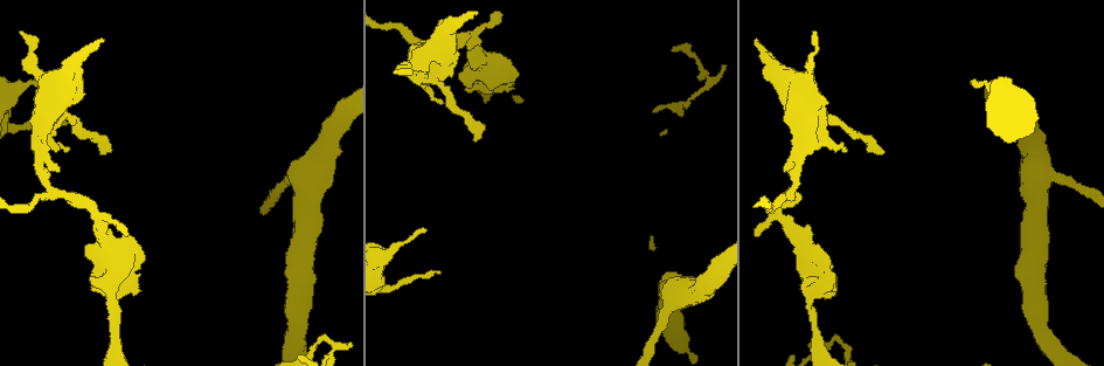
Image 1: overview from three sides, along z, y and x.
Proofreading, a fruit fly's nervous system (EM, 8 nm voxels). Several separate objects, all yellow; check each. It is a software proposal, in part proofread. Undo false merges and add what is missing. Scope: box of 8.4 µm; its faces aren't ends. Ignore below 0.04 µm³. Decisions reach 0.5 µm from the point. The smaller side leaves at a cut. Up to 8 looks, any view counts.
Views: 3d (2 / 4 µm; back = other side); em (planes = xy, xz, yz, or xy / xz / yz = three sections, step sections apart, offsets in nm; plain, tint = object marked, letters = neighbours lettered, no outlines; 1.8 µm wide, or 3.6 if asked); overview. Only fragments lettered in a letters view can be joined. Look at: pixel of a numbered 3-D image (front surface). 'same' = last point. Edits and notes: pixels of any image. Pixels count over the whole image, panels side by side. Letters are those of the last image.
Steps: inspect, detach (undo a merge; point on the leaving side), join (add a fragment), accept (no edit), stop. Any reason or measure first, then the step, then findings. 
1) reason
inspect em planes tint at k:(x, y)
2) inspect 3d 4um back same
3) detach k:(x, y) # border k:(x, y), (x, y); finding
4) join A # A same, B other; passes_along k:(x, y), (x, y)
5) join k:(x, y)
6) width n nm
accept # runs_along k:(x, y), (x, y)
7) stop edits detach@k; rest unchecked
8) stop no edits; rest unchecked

tapers out
inspect 3d 4um at 1:(971, 80)

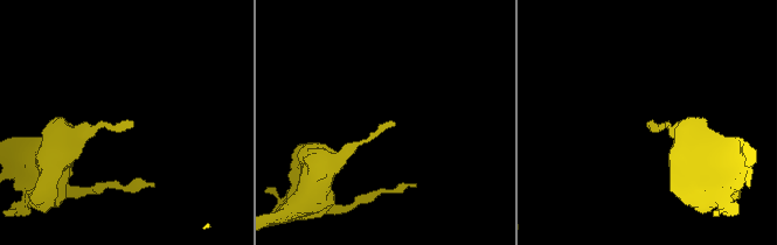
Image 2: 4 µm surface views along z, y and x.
need the tissue
inspect em planes letters at 2:(393, 124)

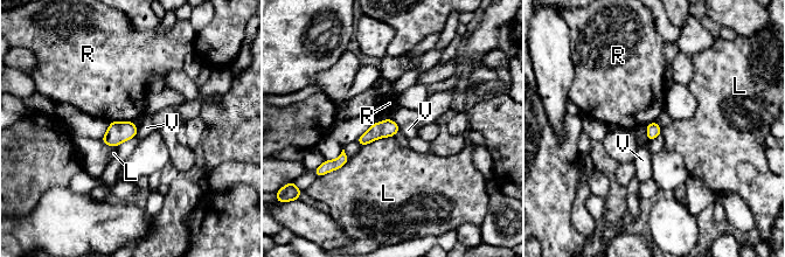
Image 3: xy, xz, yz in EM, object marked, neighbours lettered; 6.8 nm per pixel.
width 100 nm
accept # L other, R other, V other; border 3:(138, 129), (134, 136); none of them fits

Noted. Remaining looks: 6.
thin end
inspect em xy step 4 tint at 1:(101, 152)

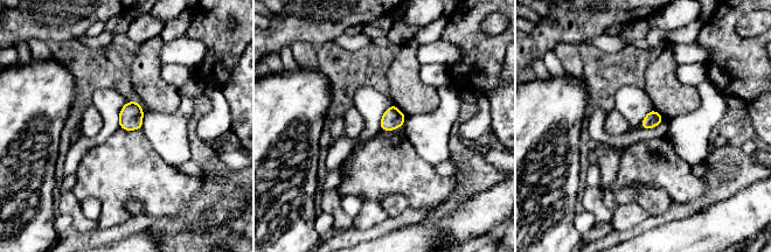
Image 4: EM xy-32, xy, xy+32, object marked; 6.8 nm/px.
another direction
inspect em planes letters same

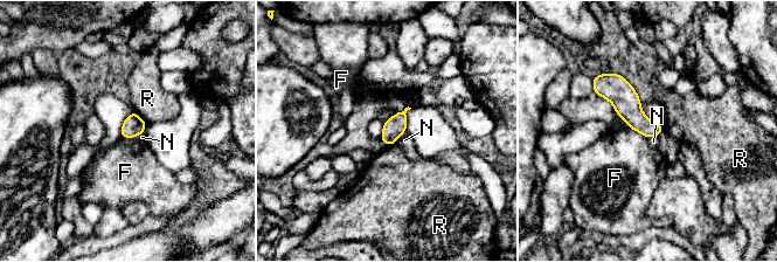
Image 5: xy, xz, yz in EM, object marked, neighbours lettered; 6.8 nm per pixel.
accept # F other, N other, R other; none of them fits

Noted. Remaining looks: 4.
an open end
inspect em planes letters at 1:(814, 33)

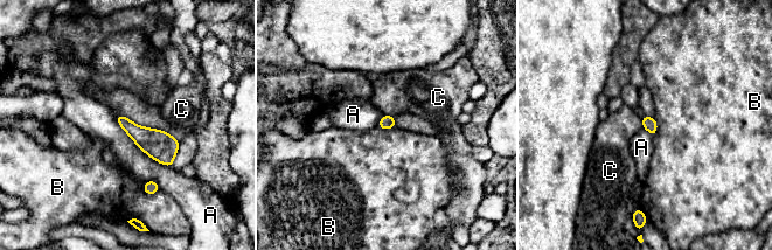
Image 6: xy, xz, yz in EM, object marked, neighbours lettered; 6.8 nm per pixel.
accept # A other, B other, C other; border 6:(116, 115), (140, 148), (172, 166); none of them fits

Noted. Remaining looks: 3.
stop no edits; rest unchecked

